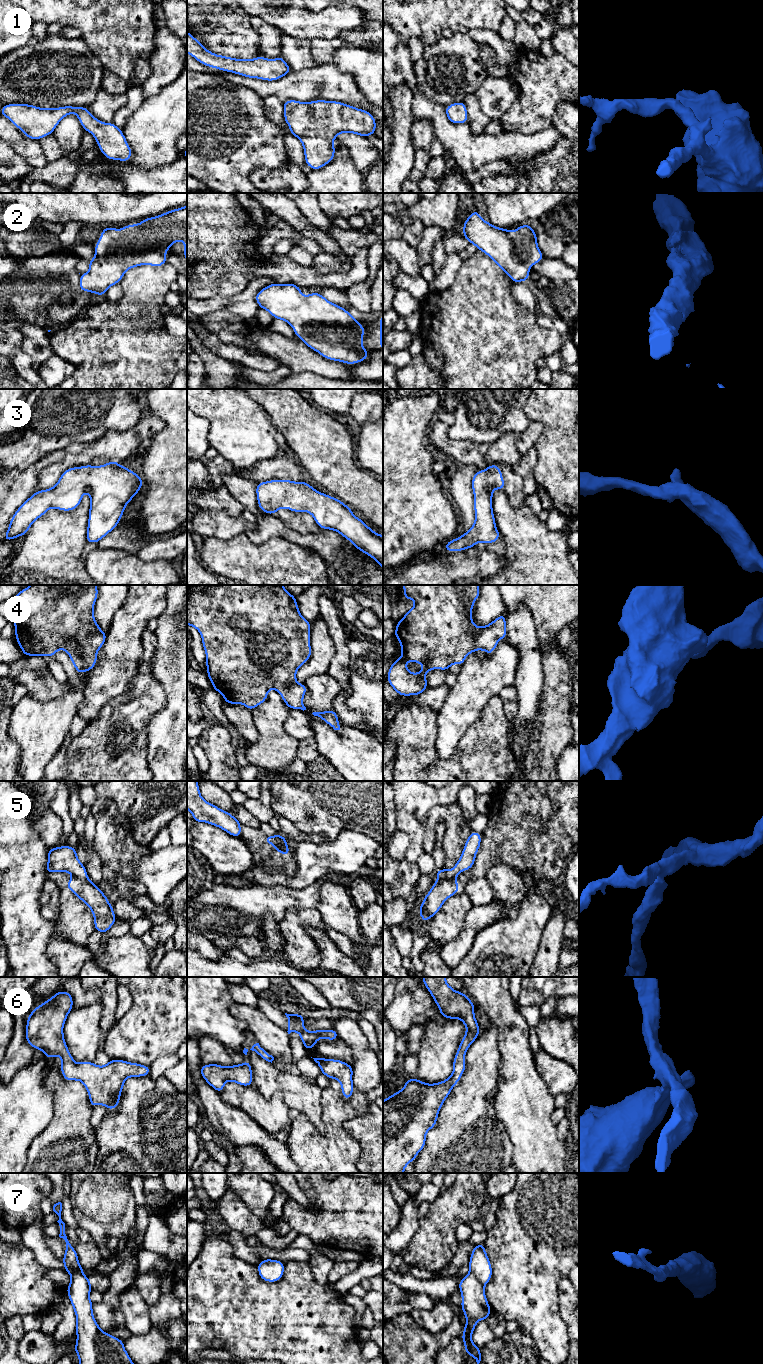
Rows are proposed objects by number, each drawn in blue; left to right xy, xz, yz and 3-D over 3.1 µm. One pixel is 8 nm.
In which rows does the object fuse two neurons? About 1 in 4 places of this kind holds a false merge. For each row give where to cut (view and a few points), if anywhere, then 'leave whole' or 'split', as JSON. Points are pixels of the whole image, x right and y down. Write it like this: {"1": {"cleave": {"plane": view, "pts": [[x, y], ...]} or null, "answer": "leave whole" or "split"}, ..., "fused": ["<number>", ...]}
{"1": {"cleave": null, "answer": "leave whole"}, "2": {"cleave": null, "answer": "leave whole"}, "3": {"cleave": null, "answer": "leave whole"}, "4": {"cleave": null, "answer": "leave whole"}, "5": {"cleave": {"plane": "yz", "pts": [[455, 878], [444, 878], [438, 881]]}, "answer": "split"}, "6": {"cleave": null, "answer": "leave whole"}, "7": {"cleave": null, "answer": "leave whole"}, "fused": ["5"]}

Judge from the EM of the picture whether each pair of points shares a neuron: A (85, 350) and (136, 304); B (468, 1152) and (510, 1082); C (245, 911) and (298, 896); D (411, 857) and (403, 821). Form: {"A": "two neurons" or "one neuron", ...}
{"A": "one neuron", "B": "two neurons", "C": "one neuron", "D": "one neuron"}

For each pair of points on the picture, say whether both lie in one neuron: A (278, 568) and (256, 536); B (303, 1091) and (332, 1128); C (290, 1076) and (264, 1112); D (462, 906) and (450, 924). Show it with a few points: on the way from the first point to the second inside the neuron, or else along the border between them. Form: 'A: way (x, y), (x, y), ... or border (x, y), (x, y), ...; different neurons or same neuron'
A: border (244, 534), (254, 543), (284, 539); different neurons
B: border (322, 1091), (321, 1118), (324, 1130), (320, 1133); different neurons
C: border (255, 1087), (267, 1098), (278, 1094), (289, 1108); different neurons
D: way (458, 910), (450, 920); same neuron

